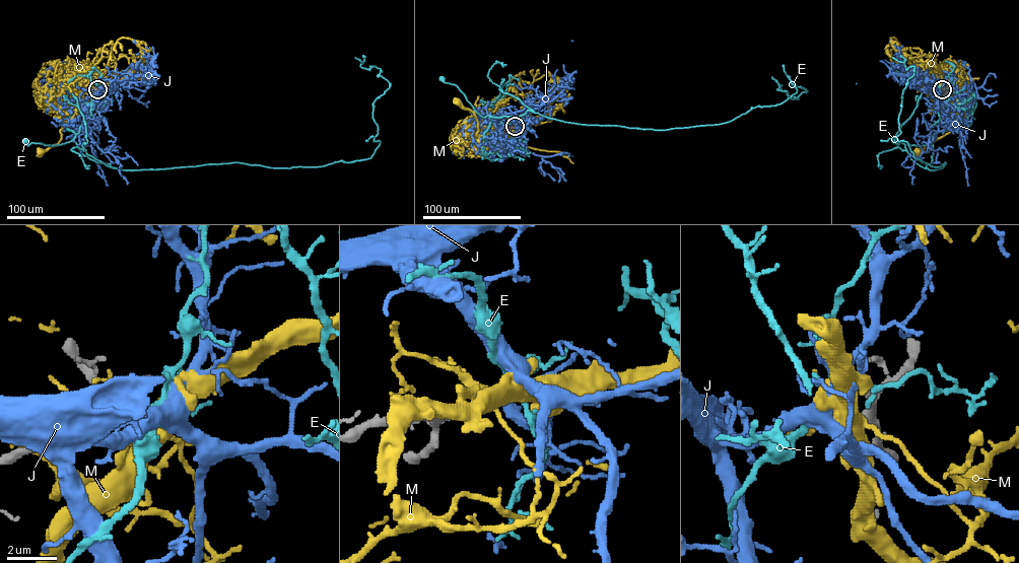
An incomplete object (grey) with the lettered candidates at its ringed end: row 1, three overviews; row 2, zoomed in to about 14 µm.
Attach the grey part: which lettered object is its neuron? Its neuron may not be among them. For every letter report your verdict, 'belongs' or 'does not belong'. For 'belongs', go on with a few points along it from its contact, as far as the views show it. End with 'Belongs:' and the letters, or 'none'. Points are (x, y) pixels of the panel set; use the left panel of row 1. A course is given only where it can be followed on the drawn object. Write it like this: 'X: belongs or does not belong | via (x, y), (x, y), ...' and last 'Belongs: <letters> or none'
E: does not belong
J: belongs | via (97, 89), (77, 87), (90, 72), (97, 90), (89, 99), (70, 87), (49, 83), (46, 99), (58, 110)
M: does not belong
Belongs: J

